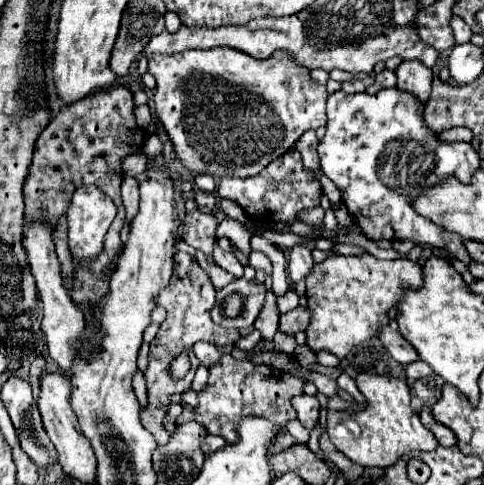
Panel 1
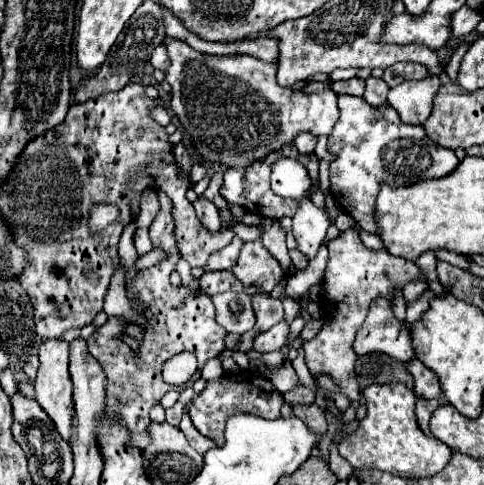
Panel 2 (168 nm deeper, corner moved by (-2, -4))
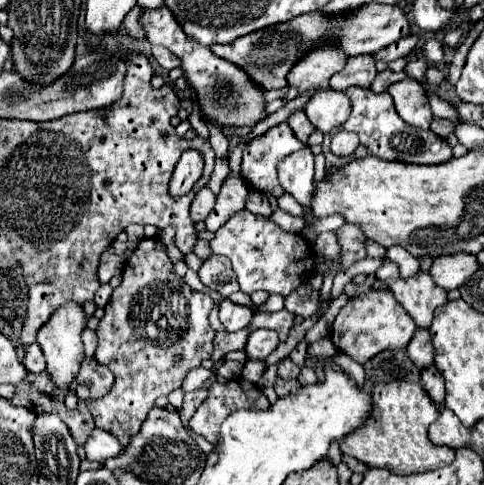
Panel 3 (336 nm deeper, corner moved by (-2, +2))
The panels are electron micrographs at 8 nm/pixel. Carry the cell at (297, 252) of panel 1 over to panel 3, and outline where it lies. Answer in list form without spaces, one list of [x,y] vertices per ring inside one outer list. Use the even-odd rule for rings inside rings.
[[[309,146],[279,160],[277,178],[287,194],[291,194],[303,208],[311,208],[315,186],[313,186],[313,154]]]

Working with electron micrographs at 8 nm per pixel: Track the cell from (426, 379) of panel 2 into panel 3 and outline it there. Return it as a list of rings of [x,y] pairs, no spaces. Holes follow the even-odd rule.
[[[417,330],[407,346],[407,354],[411,362],[423,370],[433,364],[433,346],[429,346],[429,330]]]

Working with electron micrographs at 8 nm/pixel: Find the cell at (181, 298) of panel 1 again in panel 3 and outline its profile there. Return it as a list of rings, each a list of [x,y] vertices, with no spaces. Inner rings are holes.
[[[143,238],[127,260],[123,282],[113,290],[107,312],[95,330],[99,338],[95,358],[111,368],[115,386],[101,402],[89,404],[95,426],[113,434],[121,448],[127,448],[139,432],[157,396],[167,396],[179,388],[189,370],[211,358],[215,338],[215,330],[209,324],[211,302],[209,294],[189,288],[173,274],[173,264],[159,240]],[[175,356],[183,358],[181,366],[173,366]]]

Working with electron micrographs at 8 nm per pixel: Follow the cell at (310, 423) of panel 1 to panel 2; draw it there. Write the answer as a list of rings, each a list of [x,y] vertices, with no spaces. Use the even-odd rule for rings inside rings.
[[[297,386],[297,388],[289,390],[289,392],[285,392],[283,398],[289,404],[311,404],[311,402],[315,402],[315,392],[311,388],[307,388],[307,386]]]

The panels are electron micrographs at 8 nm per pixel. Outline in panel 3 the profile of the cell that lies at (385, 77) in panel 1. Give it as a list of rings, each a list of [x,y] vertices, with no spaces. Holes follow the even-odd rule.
[[[391,70],[377,72],[377,76],[375,76],[373,84],[371,84],[371,90],[377,92],[377,94],[381,94],[381,92],[385,92],[391,84],[395,84],[397,80],[403,80],[403,78],[405,78],[403,72],[391,72]]]

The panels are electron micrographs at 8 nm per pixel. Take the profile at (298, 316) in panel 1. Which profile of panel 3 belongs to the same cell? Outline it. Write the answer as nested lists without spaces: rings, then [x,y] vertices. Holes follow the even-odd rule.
[[[259,328],[255,332],[251,332],[245,352],[249,358],[267,358],[279,344],[279,336],[275,330],[267,330],[267,328]]]

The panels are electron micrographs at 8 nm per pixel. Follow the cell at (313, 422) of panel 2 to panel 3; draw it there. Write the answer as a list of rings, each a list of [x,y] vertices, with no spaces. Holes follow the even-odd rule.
[[[277,378],[277,384],[275,384],[275,392],[279,394],[279,398],[297,392],[299,388],[301,388],[299,382],[281,382],[281,378]]]

